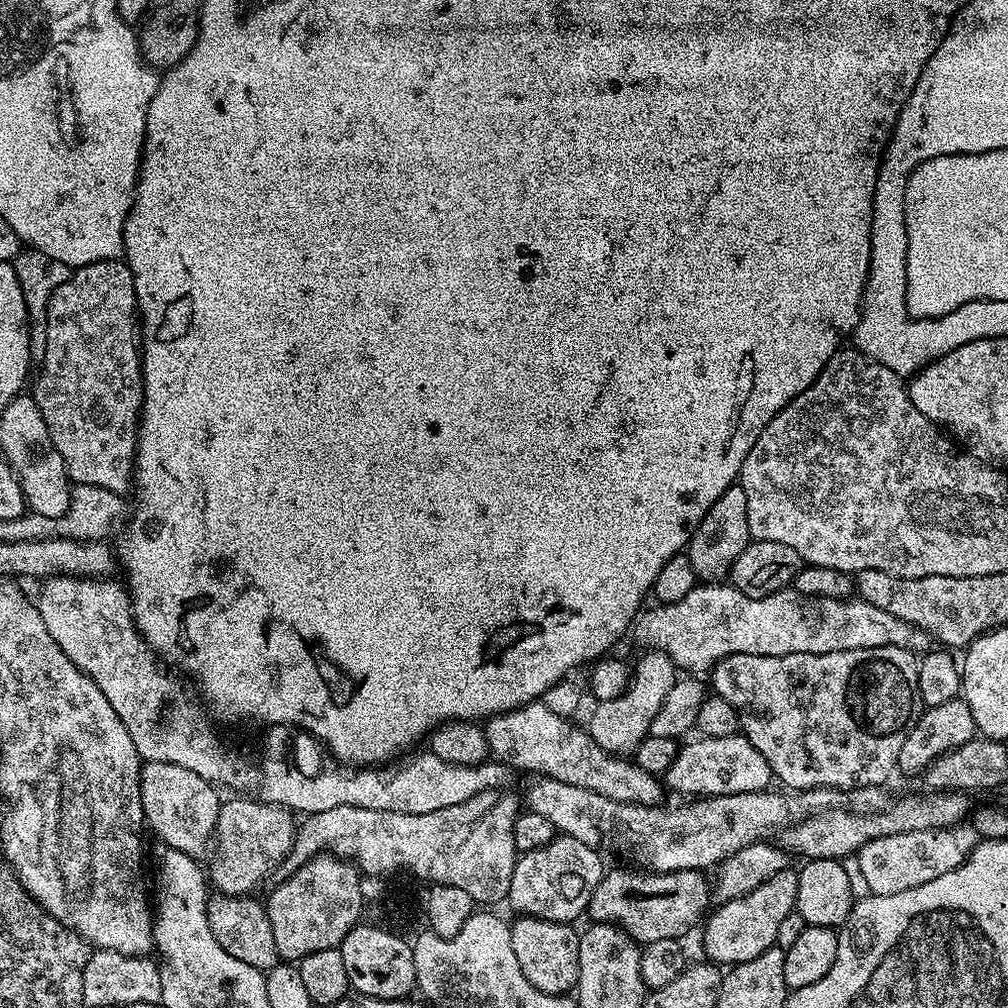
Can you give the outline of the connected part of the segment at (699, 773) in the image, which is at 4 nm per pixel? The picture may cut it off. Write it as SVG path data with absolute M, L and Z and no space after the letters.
M742 734L731 736L730 738L696 738L693 744L688 744L679 749L674 758L674 762L668 767L666 773L666 784L669 789L681 792L684 798L703 798L706 796L725 796L733 792L734 794L746 794L747 792L763 792L769 787L768 783L773 783L774 777L766 758L750 746L750 742Z

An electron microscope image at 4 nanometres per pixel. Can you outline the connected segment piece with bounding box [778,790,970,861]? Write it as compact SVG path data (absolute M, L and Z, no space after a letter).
M932 790L927 794L929 796L904 796L897 804L889 803L879 812L858 812L843 807L831 808L828 812L815 812L783 829L778 836L779 847L792 854L797 852L800 858L842 861L846 856L859 853L862 845L874 838L927 828L951 829L956 826L952 824L969 815L969 797L965 793Z

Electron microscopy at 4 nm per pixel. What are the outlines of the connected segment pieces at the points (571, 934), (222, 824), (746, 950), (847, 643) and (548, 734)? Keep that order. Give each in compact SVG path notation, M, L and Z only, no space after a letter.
M520 916L513 919L510 924L512 933L510 942L514 946L514 958L518 958L518 966L522 966L522 974L526 974L526 982L546 994L562 996L571 993L578 982L578 942L580 941L580 932L572 929L571 923L559 924L543 920L537 916Z
M259 798L253 800L225 799L220 806L220 817L216 823L214 848L220 853L212 860L210 868L210 884L217 893L225 896L243 896L251 893L280 863L289 859L292 843L295 842L298 820L289 809L279 805L270 804Z
M789 867L774 874L774 878L766 878L766 882L750 890L750 894L723 901L719 905L720 909L716 913L713 911L702 924L704 952L708 955L705 957L717 966L731 966L758 958L758 954L775 945L780 925L786 914L794 911L797 898L798 878Z
M704 582L690 590L686 598L669 604L657 603L656 608L645 607L637 615L631 629L644 650L655 650L671 658L677 669L684 674L707 673L715 668L722 658L730 654L758 654L759 656L781 656L782 654L830 654L834 650L858 650L859 648L877 648L878 646L898 646L913 654L929 651L928 633L912 624L886 614L869 600L849 598L835 600L821 596L803 596L795 590L776 592L773 596L750 598L733 588L728 582Z
M533 702L491 717L483 725L483 729L489 753L499 763L508 765L517 773L536 772L532 774L541 774L547 779L566 782L570 786L582 786L582 790L594 790L594 794L602 794L611 800L618 800L622 804L641 804L654 808L665 803L666 788L660 776L652 776L629 759L617 758L613 753L602 750L583 727L574 728L571 724L569 719L551 713L542 702Z

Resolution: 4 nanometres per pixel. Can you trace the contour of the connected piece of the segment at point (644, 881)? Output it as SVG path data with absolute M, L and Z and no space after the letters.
M609 871L598 882L594 894L588 903L587 915L593 916L593 921L602 924L615 924L623 928L637 944L643 946L650 942L658 942L662 938L680 940L691 930L699 925L705 914L709 911L708 896L710 900L710 880L703 871L695 872L661 872L659 874L647 874L639 876L636 872L612 872Z

